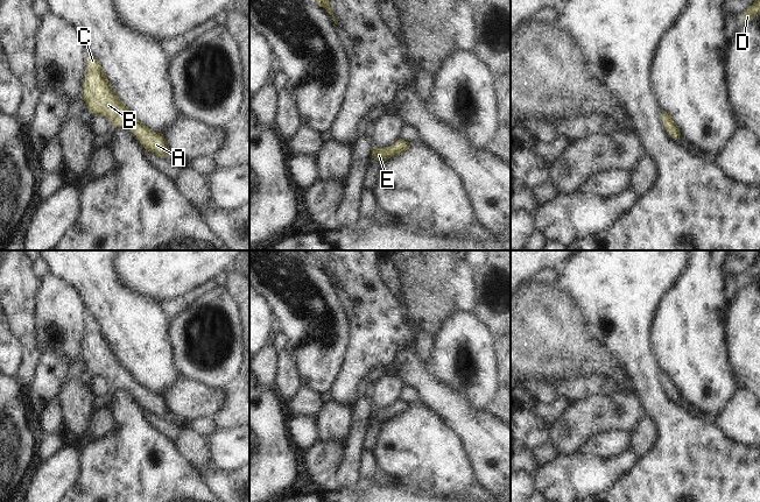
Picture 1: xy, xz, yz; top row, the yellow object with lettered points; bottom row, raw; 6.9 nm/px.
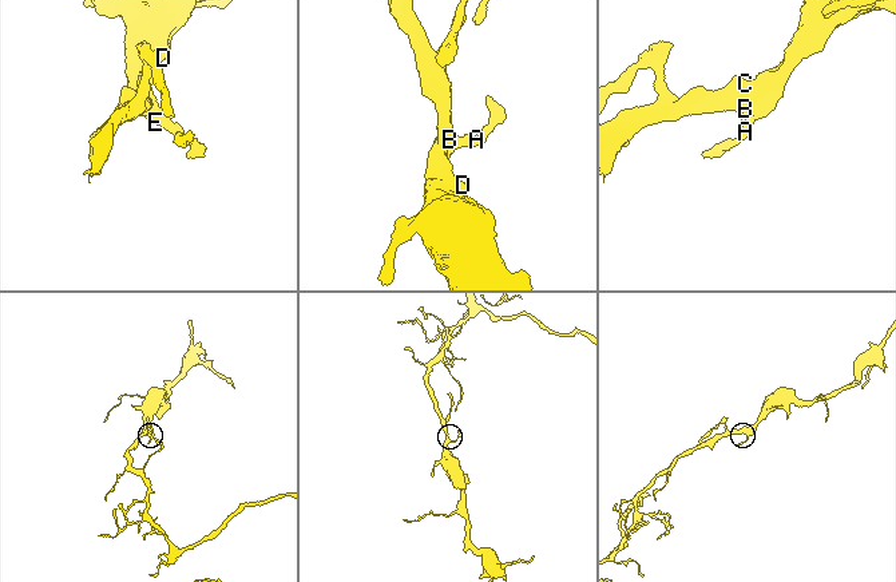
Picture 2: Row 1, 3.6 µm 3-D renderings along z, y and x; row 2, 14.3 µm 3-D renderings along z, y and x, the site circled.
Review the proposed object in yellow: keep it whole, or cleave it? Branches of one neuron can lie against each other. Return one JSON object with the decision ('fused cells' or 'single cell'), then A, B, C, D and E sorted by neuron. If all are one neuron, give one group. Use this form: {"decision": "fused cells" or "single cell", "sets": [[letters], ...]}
{"decision": "single cell", "sets": [["A", "B", "C", "D", "E"]]}

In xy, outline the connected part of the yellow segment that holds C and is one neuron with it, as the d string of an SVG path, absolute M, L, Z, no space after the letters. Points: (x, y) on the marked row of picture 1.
M92 55L87 57L87 73L82 98L86 102L87 109L96 116L108 118L113 128L120 126L129 128L146 150L161 158L173 155L163 134L149 129L120 100L100 62Z

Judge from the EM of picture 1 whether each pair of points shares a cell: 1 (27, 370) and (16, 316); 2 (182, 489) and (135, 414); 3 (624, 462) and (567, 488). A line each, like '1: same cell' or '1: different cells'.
1: same cell
2: same cell
3: same cell

